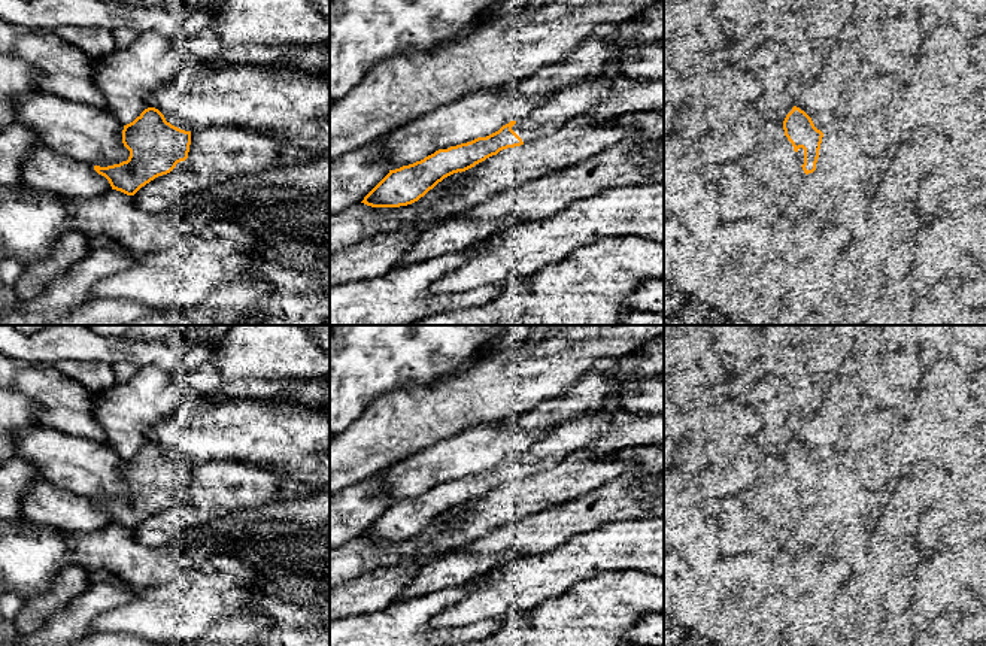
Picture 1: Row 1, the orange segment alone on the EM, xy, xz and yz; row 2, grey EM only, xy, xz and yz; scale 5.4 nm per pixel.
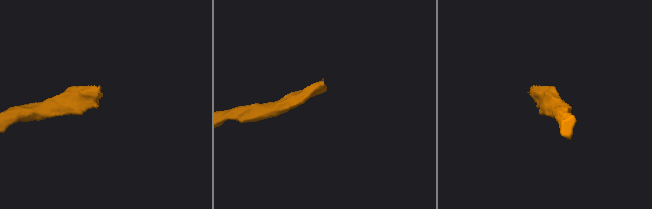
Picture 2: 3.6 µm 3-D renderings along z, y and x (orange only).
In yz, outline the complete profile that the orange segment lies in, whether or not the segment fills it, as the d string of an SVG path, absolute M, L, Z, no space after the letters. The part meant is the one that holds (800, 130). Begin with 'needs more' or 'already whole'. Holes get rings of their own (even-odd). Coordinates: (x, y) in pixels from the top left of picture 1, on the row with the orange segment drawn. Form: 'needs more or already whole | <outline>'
needs more | M794 106L783 121L783 130L792 143L806 175L816 170L823 133L817 130L811 118Z

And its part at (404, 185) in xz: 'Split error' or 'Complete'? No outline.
Split error

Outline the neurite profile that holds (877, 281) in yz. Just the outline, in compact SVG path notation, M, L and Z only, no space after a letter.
M847 245L834 266L834 283L843 286L852 304L868 307L888 291L888 276L883 264L867 270L861 264L859 245Z

